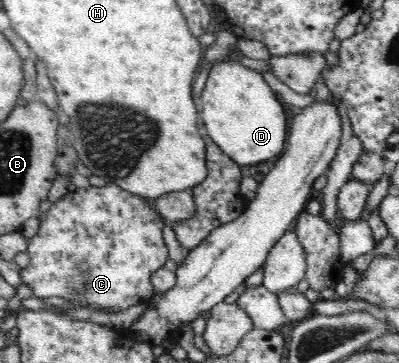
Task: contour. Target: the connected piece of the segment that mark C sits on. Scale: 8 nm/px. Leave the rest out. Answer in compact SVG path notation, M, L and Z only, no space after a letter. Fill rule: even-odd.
M116 184L69 189L42 214L38 232L28 240L30 266L24 268L20 276L40 299L58 296L74 303L87 302L97 308L107 308L110 312L126 310L158 291L153 288L150 276L160 270L169 257L162 237L164 226L166 219L150 202Z

